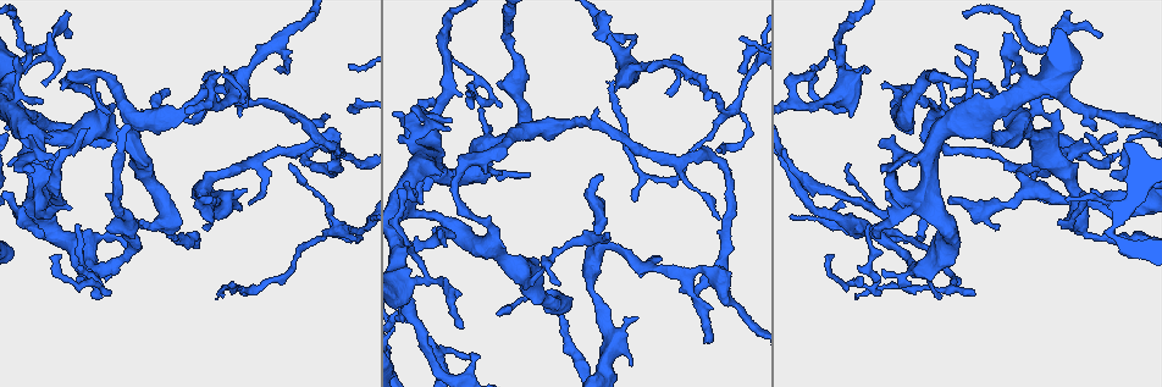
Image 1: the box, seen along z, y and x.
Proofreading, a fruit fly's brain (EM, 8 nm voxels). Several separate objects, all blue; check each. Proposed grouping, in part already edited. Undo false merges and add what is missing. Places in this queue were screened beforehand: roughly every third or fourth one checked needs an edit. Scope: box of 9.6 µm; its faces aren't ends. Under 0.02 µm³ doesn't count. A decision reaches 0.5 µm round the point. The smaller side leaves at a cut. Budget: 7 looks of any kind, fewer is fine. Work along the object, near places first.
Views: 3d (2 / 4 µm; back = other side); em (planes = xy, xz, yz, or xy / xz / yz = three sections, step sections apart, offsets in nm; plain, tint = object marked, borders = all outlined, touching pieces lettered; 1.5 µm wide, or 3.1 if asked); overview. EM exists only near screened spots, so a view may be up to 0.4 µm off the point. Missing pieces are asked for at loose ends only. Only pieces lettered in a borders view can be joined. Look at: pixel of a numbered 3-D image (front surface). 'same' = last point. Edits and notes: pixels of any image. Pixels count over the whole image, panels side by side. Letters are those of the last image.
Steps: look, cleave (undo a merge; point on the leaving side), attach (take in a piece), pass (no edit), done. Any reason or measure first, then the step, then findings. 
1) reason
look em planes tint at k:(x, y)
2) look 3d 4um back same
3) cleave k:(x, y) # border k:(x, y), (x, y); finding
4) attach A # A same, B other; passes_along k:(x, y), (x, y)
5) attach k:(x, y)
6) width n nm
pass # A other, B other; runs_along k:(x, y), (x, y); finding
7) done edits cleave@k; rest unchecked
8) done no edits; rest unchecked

an open end
look 3d 4um at 1:(500, 173)

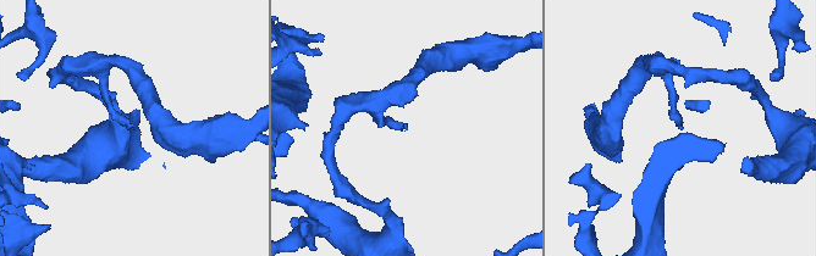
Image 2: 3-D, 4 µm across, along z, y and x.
shape alone is not enough
look em xy step 8 tint at 2:(681, 124)

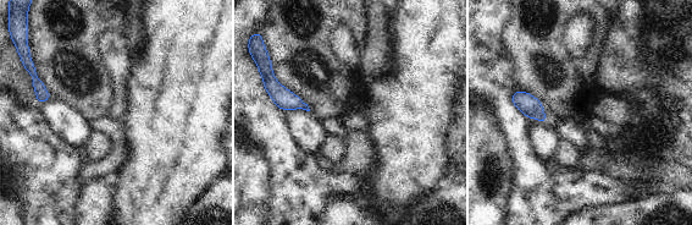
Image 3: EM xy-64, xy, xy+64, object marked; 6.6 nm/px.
another direction
look em xz step 4 borders same

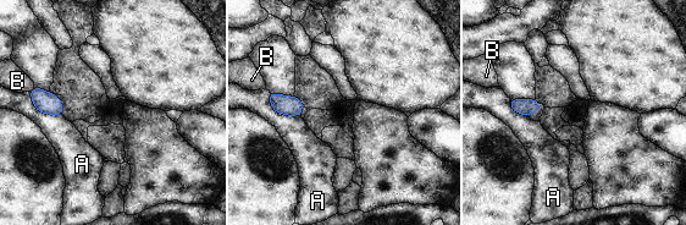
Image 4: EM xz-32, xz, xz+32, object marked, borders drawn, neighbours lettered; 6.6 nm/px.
width 100 nm
pass # A other, B other; border 4:(28, 92), (39, 111), (61, 115); none of them fits

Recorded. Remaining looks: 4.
an open end
look em planes borders at 1:(463, 329)

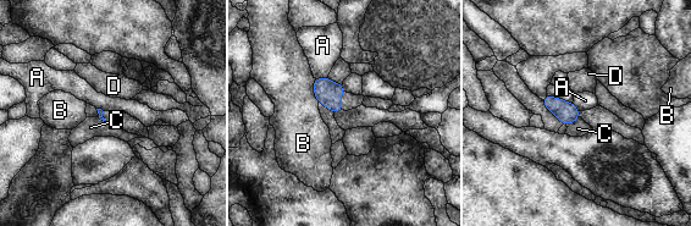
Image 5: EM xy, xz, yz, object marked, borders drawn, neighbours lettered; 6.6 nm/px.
longest_contact B 170 nm
pass # A other, B other, C other, D other; none of them fits

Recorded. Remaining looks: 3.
thin end
look em xy step 8 tint at 1:(635, 200)

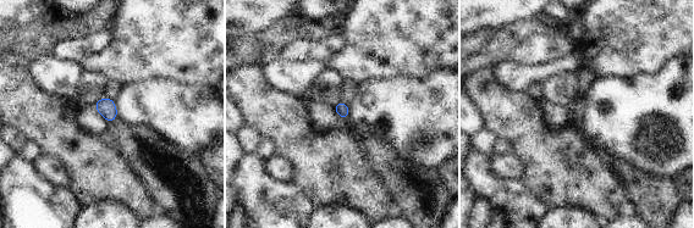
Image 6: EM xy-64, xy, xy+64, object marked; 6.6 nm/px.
look em planes borders same

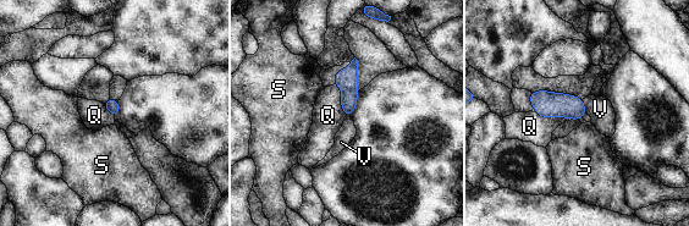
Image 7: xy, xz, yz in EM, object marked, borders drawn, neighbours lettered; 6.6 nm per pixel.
attach V # Q other, S other, V same; the cell continues

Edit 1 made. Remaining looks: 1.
done edits attach@7; rest unchecked

